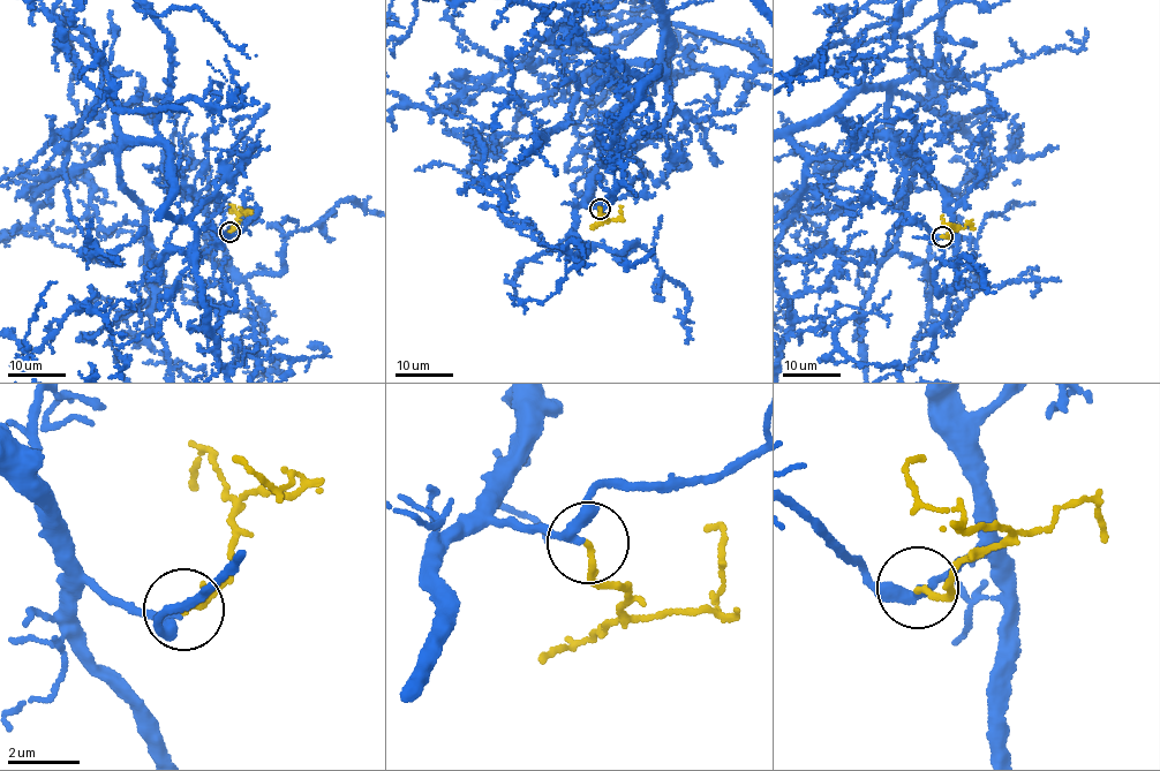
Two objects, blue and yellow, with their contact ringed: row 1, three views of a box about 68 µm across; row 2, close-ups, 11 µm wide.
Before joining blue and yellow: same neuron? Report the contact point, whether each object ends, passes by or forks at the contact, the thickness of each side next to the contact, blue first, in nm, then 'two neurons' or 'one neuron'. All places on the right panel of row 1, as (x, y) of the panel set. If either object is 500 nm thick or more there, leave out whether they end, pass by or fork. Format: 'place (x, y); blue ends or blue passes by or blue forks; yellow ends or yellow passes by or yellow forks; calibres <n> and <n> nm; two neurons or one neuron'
place (942, 236); blue passes by; yellow ends; calibres 200 and 150 nm; one neuron

